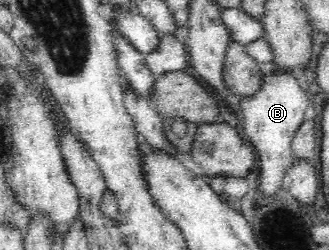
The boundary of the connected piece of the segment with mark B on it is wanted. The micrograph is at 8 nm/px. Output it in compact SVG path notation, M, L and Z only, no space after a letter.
M276 63L263 64L261 67L262 86L252 92L239 96L240 117L248 140L258 153L260 178L258 189L266 196L274 194L276 188L283 184L284 173L290 168L294 153L292 140L296 129L308 115L306 90L300 86L298 78L290 71L280 69Z

